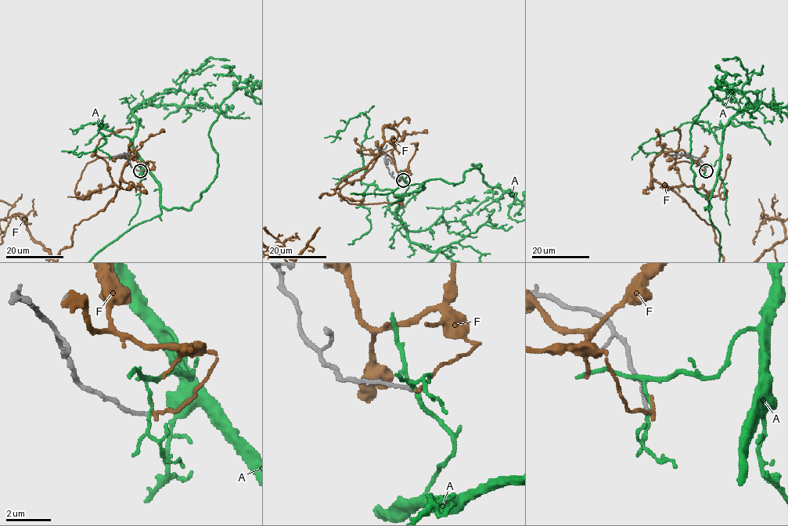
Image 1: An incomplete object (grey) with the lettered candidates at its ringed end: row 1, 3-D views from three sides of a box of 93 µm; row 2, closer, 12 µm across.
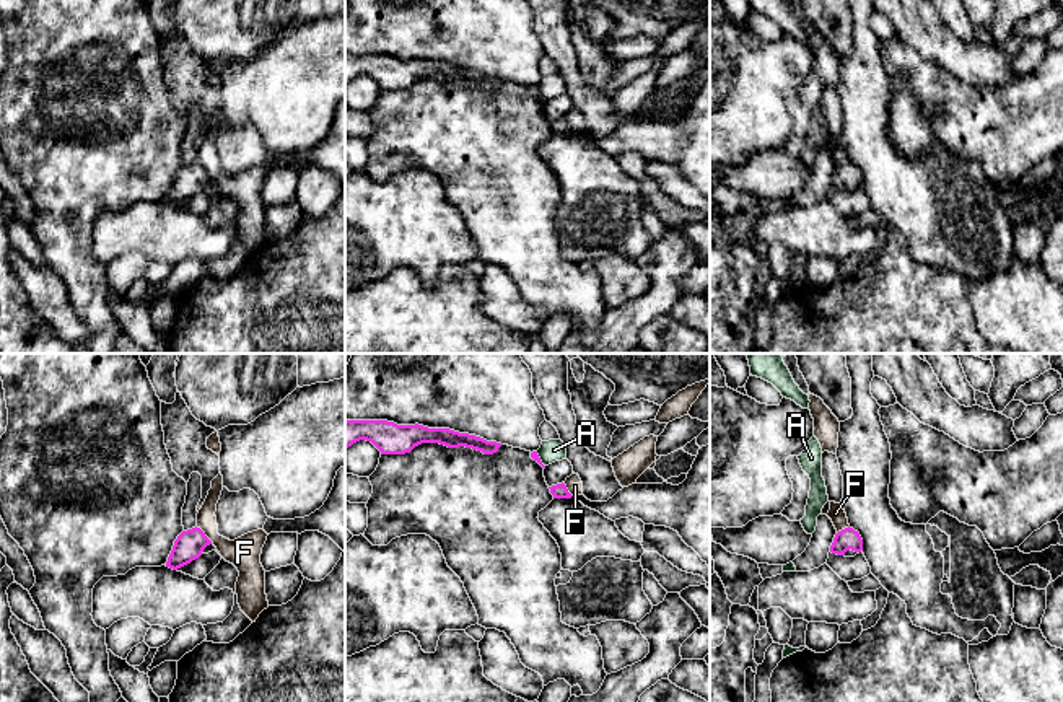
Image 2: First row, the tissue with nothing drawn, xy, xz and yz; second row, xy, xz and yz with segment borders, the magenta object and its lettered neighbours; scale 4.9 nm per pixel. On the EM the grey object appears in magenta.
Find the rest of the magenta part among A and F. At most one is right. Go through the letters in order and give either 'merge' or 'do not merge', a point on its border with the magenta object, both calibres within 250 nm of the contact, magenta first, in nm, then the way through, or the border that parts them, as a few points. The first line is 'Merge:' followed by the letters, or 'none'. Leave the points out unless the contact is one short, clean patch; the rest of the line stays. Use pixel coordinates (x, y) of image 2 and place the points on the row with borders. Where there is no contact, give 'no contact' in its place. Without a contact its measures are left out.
Merge: none
A: do not merge; contact xz (539, 460); calibres 40 and 110 nm; border xz (536, 451), (544, 466)
F: do not merge; contact xy (204, 533); calibres 140 and 160 nm; border xy (196, 526), (212, 541)

